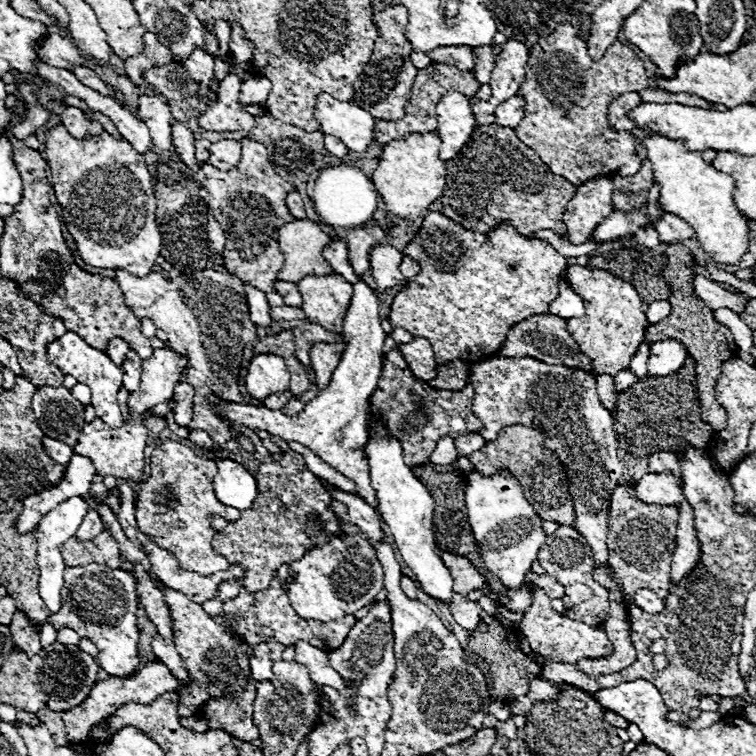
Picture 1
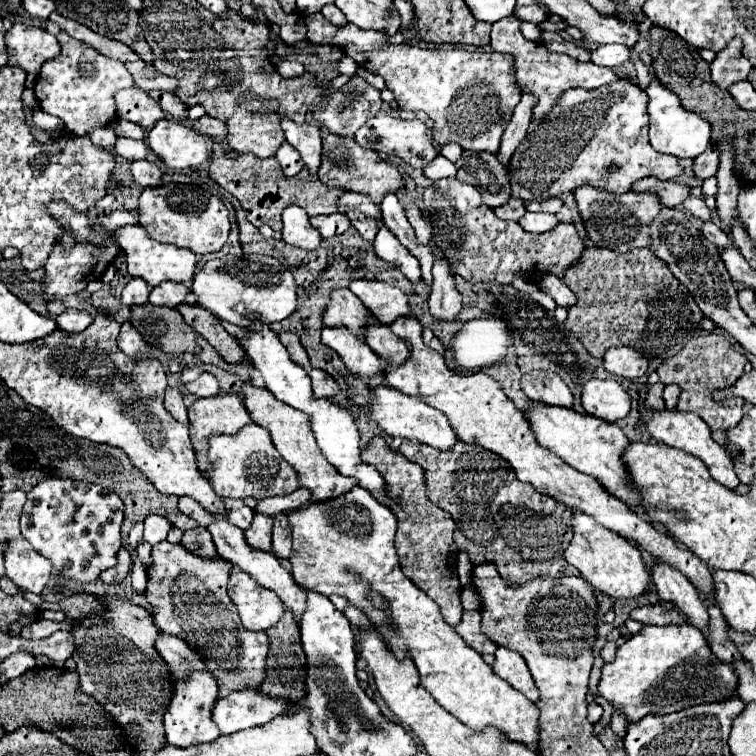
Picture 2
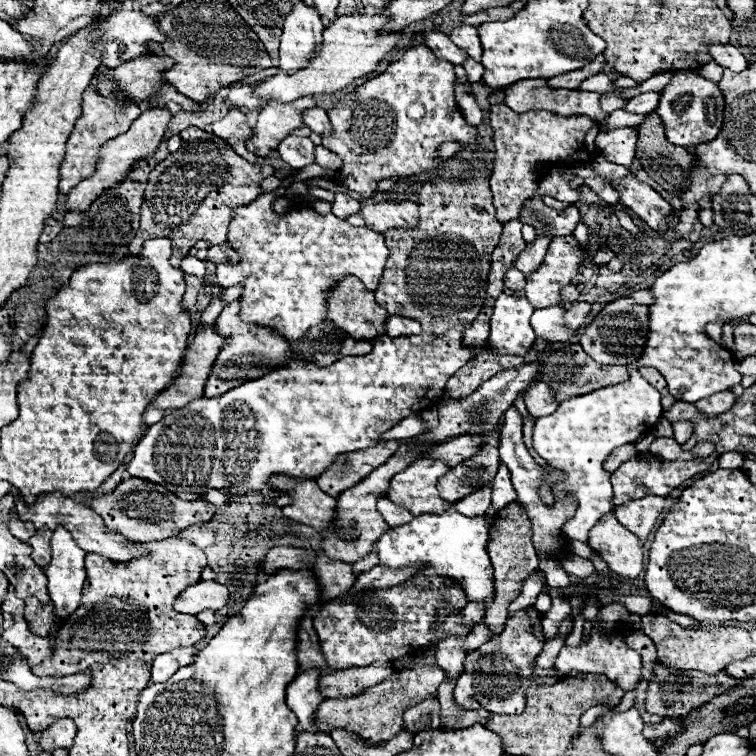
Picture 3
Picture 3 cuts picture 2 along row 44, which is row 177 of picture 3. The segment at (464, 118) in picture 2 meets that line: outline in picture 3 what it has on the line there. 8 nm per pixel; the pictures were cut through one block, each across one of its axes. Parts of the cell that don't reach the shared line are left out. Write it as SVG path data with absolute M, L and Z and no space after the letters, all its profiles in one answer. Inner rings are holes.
M416 46L406 50L404 56L392 62L384 74L368 80L366 84L346 94L334 108L328 110L328 116L334 132L322 138L322 146L330 148L344 160L340 172L332 180L340 186L344 184L348 190L360 194L362 198L372 198L372 194L378 192L380 180L398 178L398 182L408 182L412 176L444 170L438 148L446 142L460 144L456 160L464 160L468 152L482 152L476 148L480 144L476 126L470 126L466 122L454 100L454 66L446 60L438 60L428 46Z

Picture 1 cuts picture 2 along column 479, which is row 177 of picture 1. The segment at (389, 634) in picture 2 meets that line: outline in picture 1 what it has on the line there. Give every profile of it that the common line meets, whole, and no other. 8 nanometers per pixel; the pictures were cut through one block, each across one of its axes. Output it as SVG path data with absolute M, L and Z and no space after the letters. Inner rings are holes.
M660 136L644 138L642 146L652 162L654 182L660 186L658 204L690 224L700 248L718 264L736 264L748 248L748 218L734 206L734 180L702 160L700 152L686 152L682 142Z

